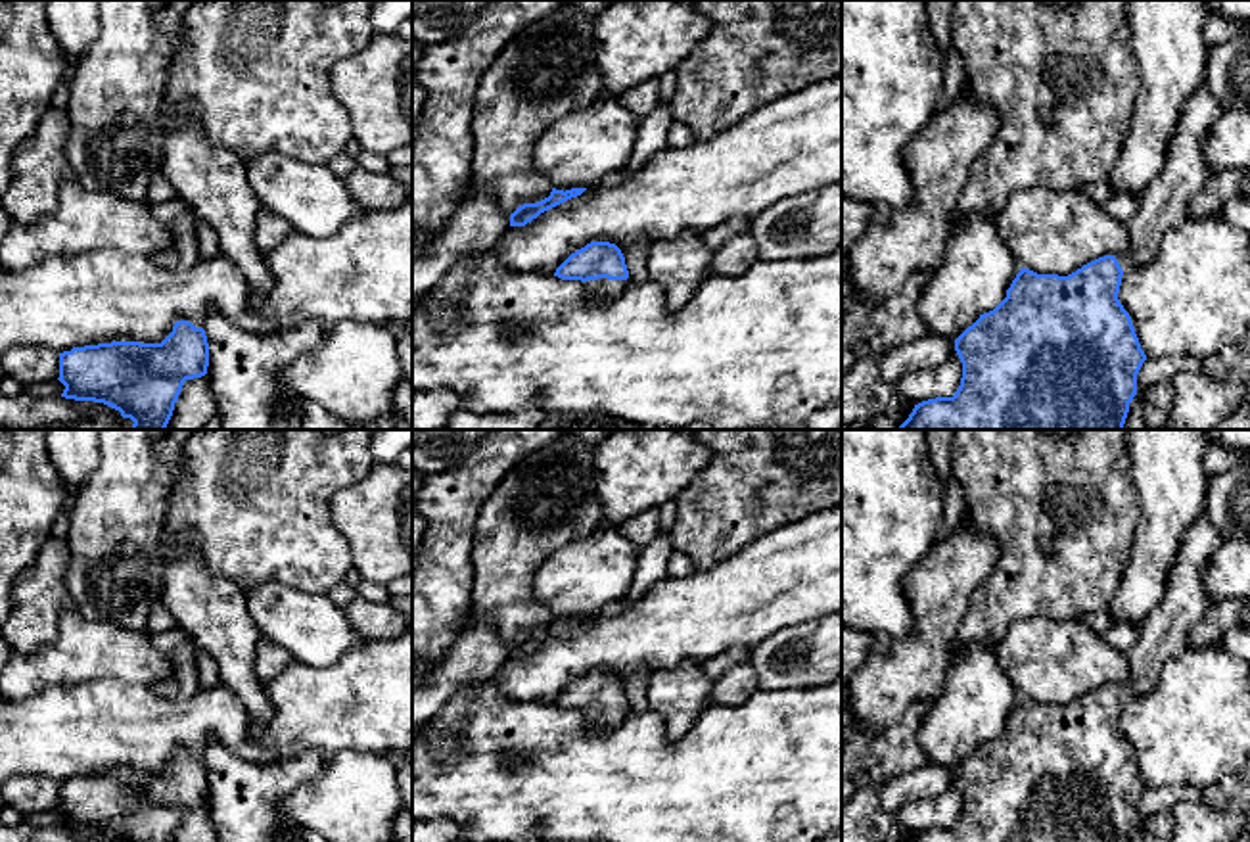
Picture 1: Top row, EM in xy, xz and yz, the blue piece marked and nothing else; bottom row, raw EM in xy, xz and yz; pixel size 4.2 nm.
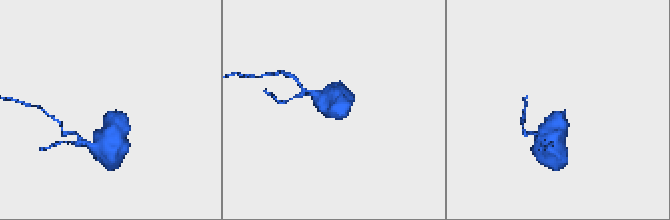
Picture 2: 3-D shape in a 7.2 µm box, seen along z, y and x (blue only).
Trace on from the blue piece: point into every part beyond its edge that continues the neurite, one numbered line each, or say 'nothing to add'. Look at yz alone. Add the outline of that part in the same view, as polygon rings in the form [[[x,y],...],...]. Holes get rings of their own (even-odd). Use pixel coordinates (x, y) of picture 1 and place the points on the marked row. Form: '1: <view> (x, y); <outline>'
1: yz (1162, 206); [[[1206,82],[1185,102],[1164,169],[1137,198],[1137,211],[1125,222],[1129,247],[1116,253],[1122,270],[1148,263],[1162,238],[1187,219],[1187,203],[1215,175],[1202,152],[1202,140],[1217,117],[1225,113]]]

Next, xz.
1: xz (606, 288); [[[598,278],[598,280],[594,280],[594,284],[596,284],[594,297],[598,301],[606,301],[610,297],[615,297],[623,292],[627,282],[629,282],[629,278],[627,280]]]

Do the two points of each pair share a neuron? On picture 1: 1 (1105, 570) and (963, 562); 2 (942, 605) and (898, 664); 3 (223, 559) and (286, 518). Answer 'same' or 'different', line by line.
1: different
2: same
3: same

